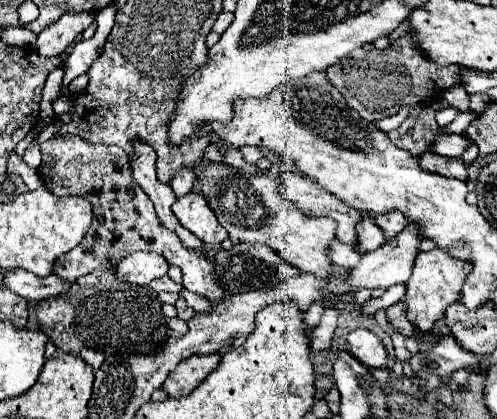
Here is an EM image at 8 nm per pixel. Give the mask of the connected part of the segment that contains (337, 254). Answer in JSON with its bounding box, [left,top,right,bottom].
[330,239,360,271]

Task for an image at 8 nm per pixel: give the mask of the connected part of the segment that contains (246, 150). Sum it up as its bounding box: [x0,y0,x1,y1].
[240,145,264,163]

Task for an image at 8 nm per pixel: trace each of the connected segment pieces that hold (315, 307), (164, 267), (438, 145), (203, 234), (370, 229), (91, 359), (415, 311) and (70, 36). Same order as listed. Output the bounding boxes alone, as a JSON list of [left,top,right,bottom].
[[304,301,324,329],[116,251,168,287],[430,133,470,157],[172,191,228,245],[358,217,386,253],[80,349,104,371],[404,249,472,331],[34,11,94,57]]

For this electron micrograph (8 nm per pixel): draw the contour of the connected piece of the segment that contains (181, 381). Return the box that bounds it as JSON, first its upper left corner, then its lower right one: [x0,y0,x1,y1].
[162,353,222,397]

